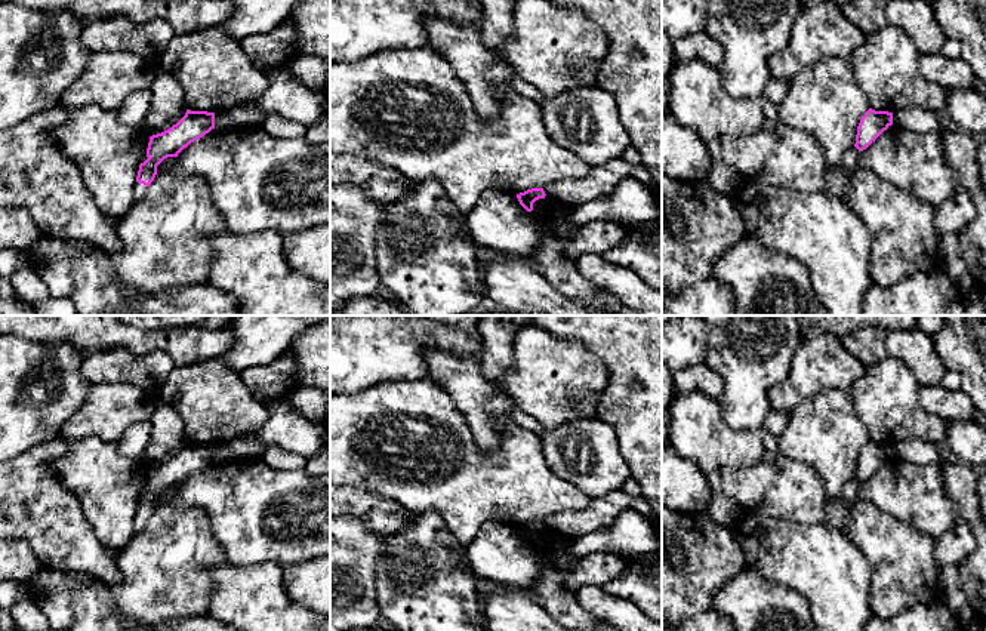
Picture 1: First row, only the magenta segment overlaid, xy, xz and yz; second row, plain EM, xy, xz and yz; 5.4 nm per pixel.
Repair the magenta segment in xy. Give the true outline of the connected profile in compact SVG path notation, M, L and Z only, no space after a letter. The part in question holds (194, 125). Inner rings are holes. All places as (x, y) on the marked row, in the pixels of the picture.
M187 110L185 116L170 129L150 136L147 156L139 164L135 201L138 201L157 175L157 166L167 157L178 157L191 142L215 129L215 113Z

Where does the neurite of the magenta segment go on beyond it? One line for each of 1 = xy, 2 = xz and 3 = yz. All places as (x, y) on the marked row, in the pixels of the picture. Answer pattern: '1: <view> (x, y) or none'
1: xy (139, 188)
2: none
3: none

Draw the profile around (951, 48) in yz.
M946 39L939 53L949 59L959 59L961 43L953 39Z

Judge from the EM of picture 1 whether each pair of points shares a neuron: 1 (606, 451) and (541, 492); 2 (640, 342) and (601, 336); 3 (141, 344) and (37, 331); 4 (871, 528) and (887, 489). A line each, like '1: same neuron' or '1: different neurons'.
1: different neurons
2: same neuron
3: same neuron
4: different neurons

